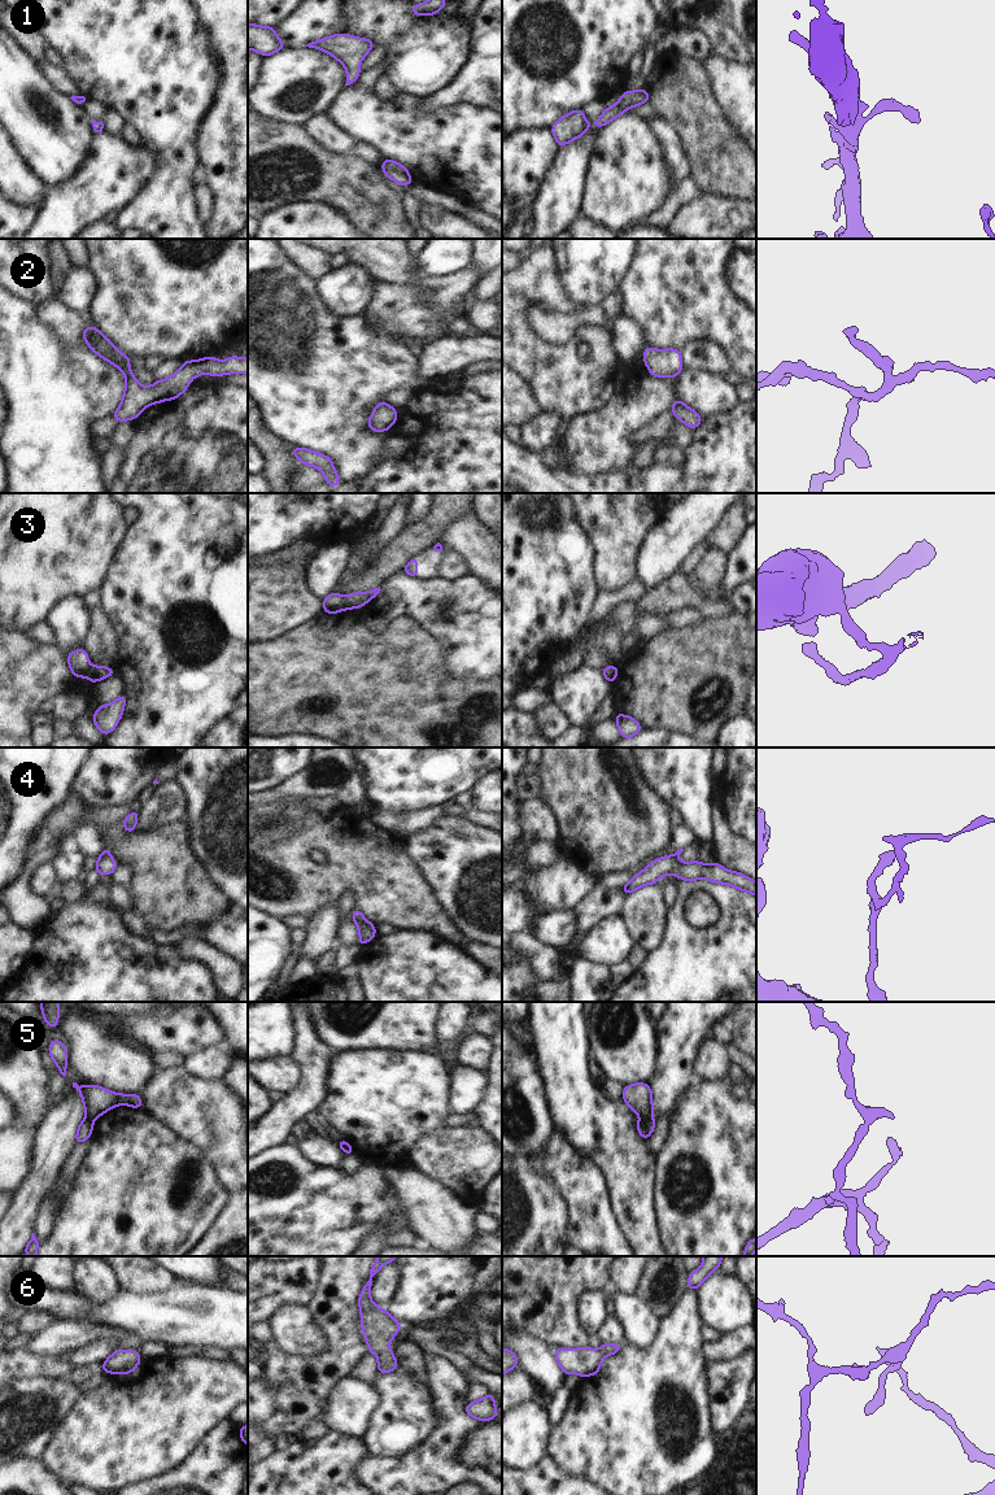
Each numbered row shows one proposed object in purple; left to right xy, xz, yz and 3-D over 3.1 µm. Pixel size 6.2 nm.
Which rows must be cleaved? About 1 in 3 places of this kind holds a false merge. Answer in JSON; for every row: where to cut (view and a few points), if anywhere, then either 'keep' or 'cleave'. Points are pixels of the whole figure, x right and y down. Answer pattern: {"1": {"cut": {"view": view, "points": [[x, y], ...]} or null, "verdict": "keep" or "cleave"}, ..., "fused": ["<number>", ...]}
{"1": {"cut": null, "verdict": "keep"}, "2": {"cut": null, "verdict": "keep"}, "3": {"cut": {"view": "xz", "points": [[343, 597], [345, 607]]}, "verdict": "cleave"}, "4": {"cut": {"view": "xz", "points": [[353, 919], [359, 919], [363, 923]]}, "verdict": "cleave"}, "5": {"cut": {"view": "yz", "points": [[641, 1116], [651, 1119]]}, "verdict": "cleave"}, "6": {"cut": null, "verdict": "keep"}, "fused": ["3", "4", "5"]}

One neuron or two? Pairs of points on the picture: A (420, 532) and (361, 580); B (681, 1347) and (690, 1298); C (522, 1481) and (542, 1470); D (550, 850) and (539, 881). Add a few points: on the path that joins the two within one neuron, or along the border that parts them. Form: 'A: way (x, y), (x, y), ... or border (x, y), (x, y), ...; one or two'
A: way (406, 545), (375, 574); one
B: way (681, 1336), (686, 1310); one
C: way (527, 1481), (532, 1481), (537, 1476); one
D: border (562, 855), (553, 863), (537, 867), (526, 876); two

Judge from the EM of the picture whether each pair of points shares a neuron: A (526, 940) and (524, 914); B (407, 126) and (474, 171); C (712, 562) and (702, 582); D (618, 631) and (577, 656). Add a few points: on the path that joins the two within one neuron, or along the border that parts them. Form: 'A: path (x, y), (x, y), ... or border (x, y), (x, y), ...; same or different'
A: border (529, 929), (519, 929), (515, 933); different
B: path (424, 143), (437, 148), (449, 148), (457, 155); same
C: path (712, 567), (707, 576); same
D: border (601, 623), (601, 630), (590, 641), (583, 663); different

